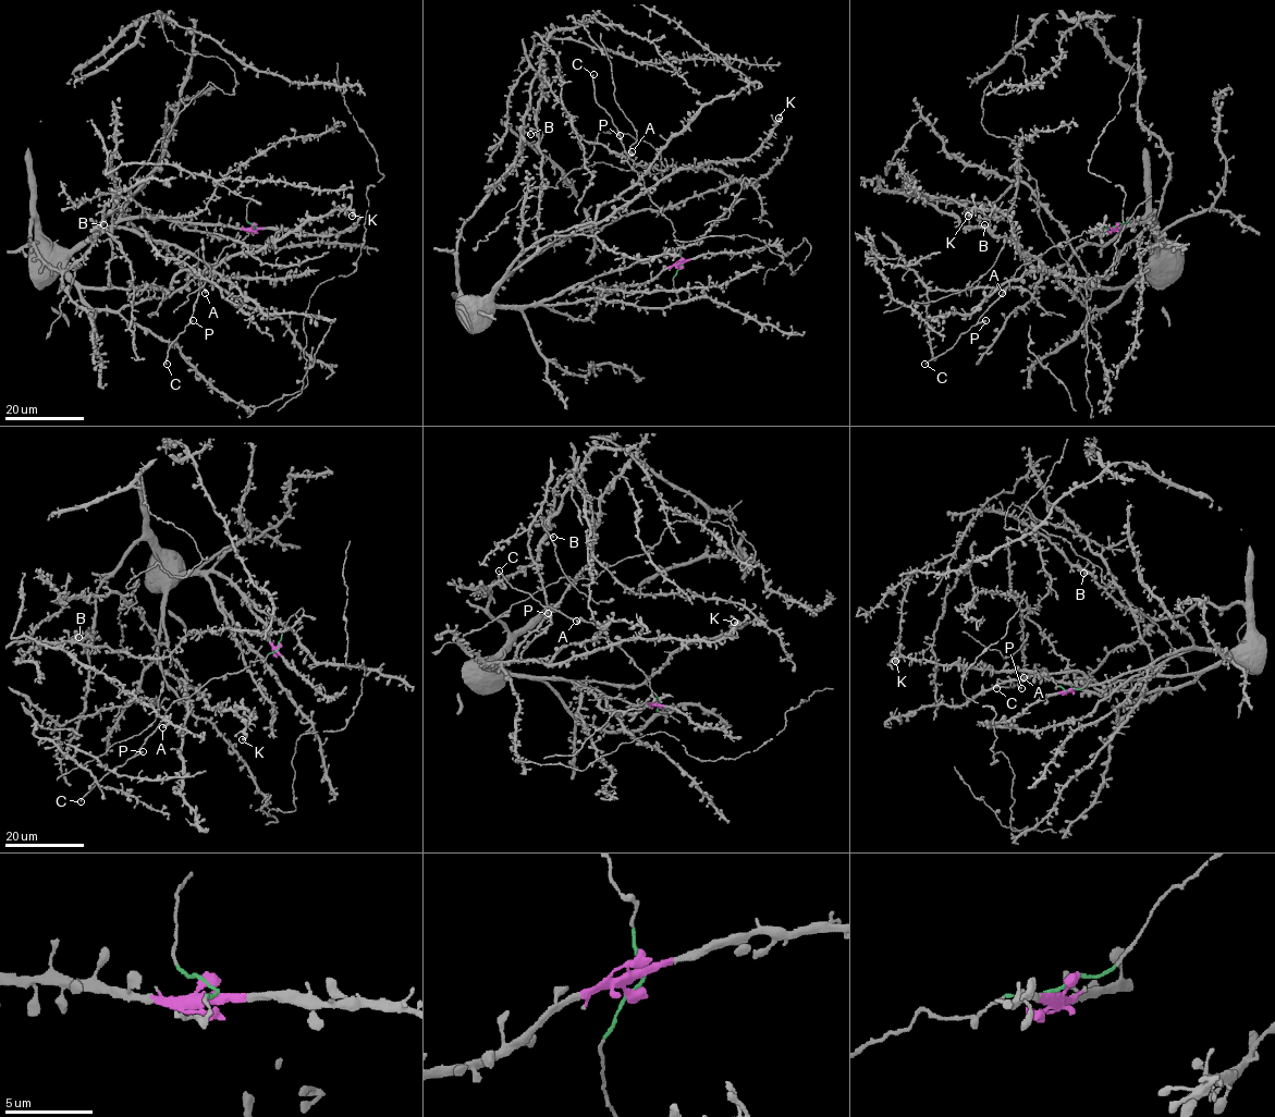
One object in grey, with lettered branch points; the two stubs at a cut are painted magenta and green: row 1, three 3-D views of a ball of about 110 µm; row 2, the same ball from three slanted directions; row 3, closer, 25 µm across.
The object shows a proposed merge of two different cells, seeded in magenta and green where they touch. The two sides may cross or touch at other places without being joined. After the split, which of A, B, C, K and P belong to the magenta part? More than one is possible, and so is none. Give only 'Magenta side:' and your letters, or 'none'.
Magenta side: B, K

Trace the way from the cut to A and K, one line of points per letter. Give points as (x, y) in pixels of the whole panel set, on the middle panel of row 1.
A: (681, 266), (681, 247), (673, 234), (674, 228), (645, 189), (645, 181), (629, 166), (627, 159), (632, 151)
K: (682, 266), (573, 303), (492, 301), (512, 271), (553, 242), (607, 220), (681, 170), (750, 157), (777, 118)

